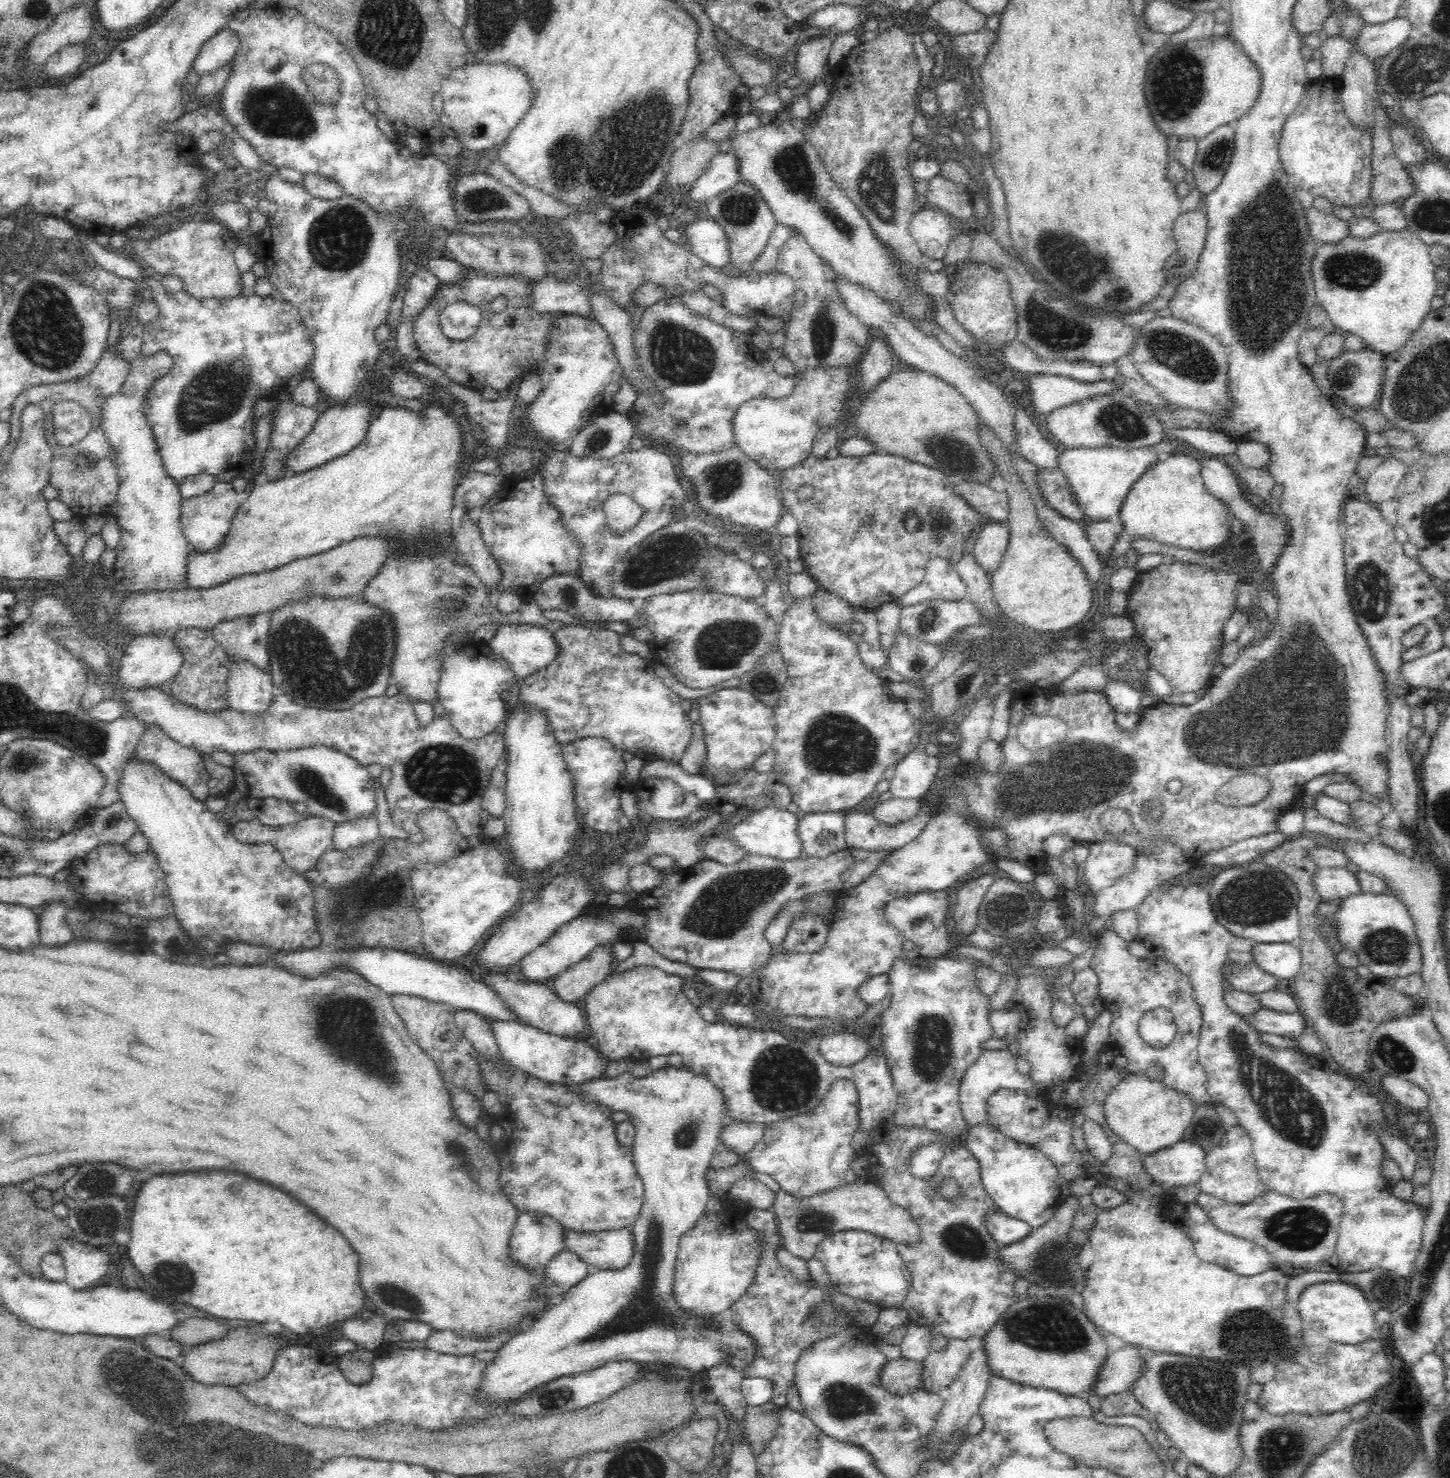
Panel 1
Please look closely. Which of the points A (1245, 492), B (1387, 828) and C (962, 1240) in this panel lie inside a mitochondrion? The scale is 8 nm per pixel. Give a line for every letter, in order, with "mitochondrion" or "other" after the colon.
A: other
B: other
C: mitochondrion

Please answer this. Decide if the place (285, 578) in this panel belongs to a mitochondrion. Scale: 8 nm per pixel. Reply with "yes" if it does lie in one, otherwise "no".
no

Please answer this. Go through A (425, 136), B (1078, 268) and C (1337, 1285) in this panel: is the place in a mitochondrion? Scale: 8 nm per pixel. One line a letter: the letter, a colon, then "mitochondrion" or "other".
A: other
B: mitochondrion
C: other

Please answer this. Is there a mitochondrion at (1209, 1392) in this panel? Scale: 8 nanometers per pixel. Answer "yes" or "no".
yes

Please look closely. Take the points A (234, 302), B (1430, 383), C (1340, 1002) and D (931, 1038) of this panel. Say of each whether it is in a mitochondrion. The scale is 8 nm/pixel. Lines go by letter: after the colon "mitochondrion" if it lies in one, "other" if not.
A: other
B: mitochondrion
C: mitochondrion
D: mitochondrion

